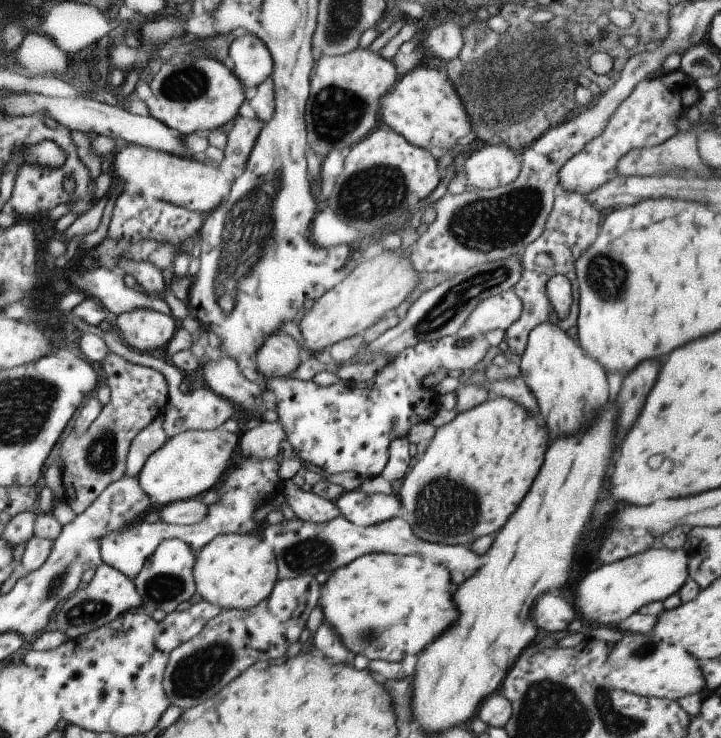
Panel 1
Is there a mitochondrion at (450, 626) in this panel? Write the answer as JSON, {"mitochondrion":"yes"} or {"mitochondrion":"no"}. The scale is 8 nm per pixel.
{"mitochondrion":"no"}

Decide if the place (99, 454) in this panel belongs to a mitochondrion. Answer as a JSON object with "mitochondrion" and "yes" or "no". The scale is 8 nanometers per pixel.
{"mitochondrion":"yes"}

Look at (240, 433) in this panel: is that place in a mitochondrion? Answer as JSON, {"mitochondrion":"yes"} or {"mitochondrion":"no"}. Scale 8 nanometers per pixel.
{"mitochondrion":"no"}

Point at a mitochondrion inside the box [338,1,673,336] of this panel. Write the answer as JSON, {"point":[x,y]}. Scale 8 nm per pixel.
{"point":[549,48]}

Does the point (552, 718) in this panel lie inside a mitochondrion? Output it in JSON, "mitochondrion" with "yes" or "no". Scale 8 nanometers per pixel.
{"mitochondrion":"yes"}

